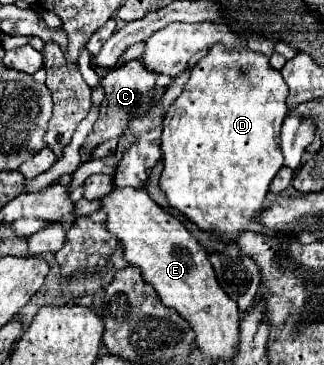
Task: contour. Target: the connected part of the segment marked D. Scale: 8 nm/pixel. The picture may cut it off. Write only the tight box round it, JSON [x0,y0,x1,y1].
[159,45,287,241]

